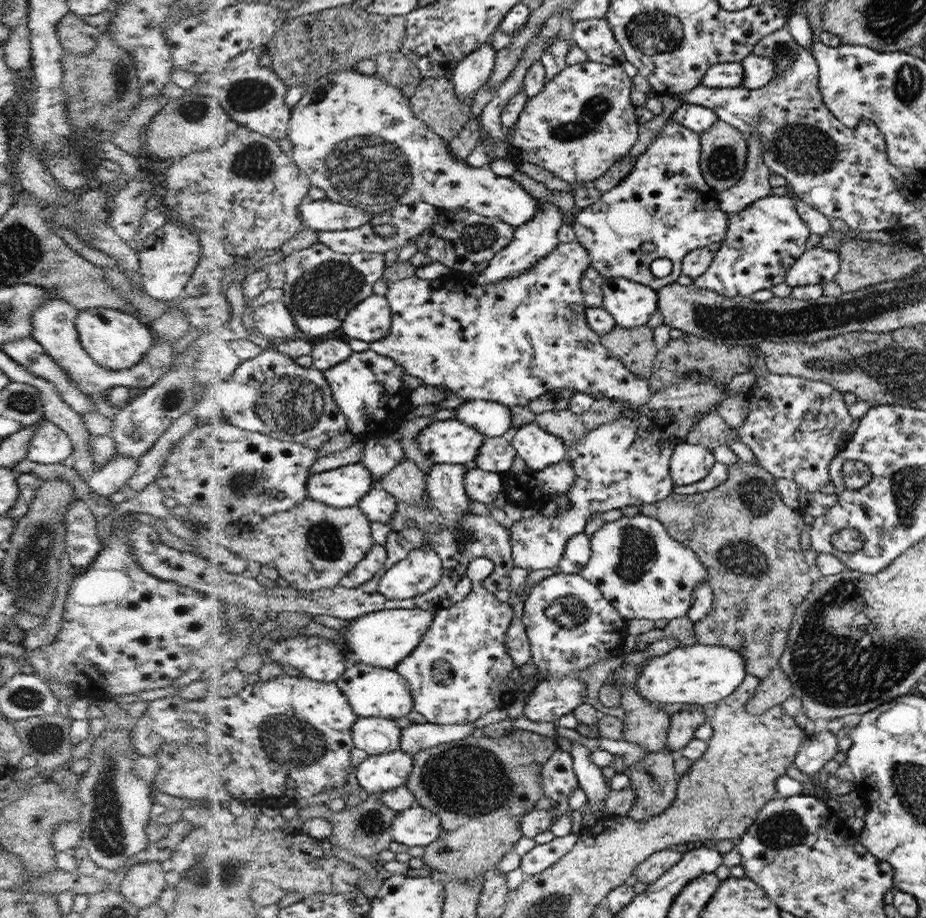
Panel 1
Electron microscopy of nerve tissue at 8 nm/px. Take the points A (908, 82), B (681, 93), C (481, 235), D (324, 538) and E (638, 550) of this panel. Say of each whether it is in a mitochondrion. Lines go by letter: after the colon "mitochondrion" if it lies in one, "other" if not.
A: mitochondrion
B: other
C: mitochondrion
D: mitochondrion
E: mitochondrion

